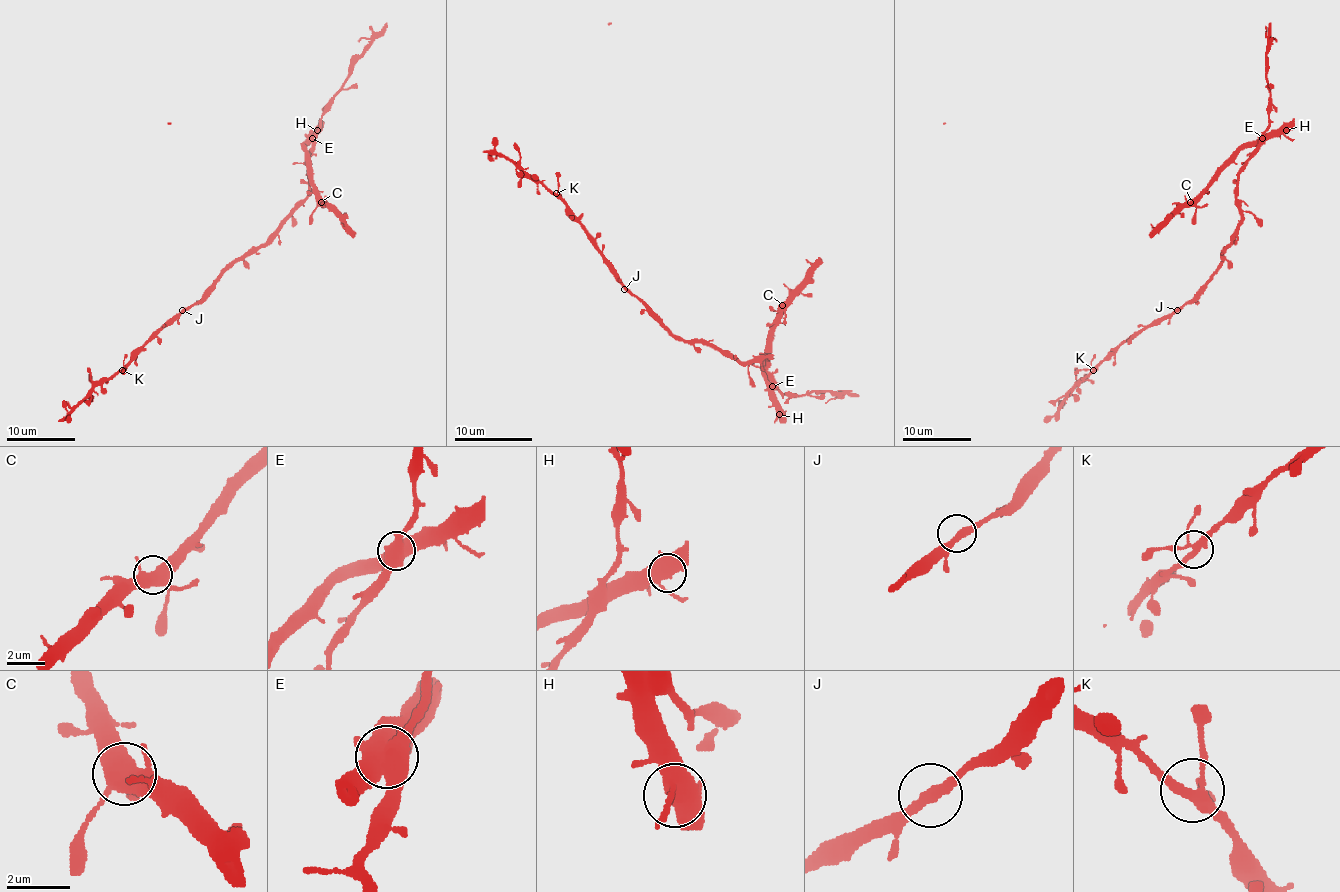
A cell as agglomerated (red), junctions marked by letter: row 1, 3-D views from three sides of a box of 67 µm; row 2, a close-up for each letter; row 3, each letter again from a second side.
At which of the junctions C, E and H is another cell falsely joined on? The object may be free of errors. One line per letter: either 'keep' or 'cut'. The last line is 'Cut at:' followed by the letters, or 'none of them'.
C: keep
E: cut
H: keep
Cut at: E

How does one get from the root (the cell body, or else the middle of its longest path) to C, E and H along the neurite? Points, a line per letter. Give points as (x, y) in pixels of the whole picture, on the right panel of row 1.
C: (1175, 312), (1218, 270), (1221, 253), (1240, 219), (1238, 169), (1257, 145), (1244, 147), (1190, 202)
E: (1175, 312), (1218, 270), (1221, 253), (1232, 241), (1240, 219), (1240, 200), (1237, 197), (1238, 169), (1262, 139)
H: (1175, 312), (1218, 270), (1221, 253), (1232, 241), (1240, 219), (1238, 169), (1266, 139), (1286, 130)

